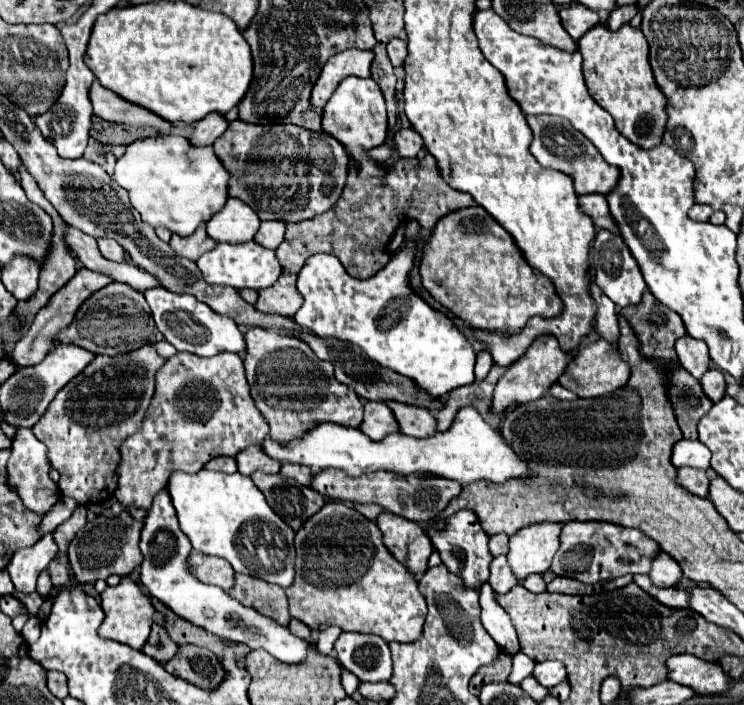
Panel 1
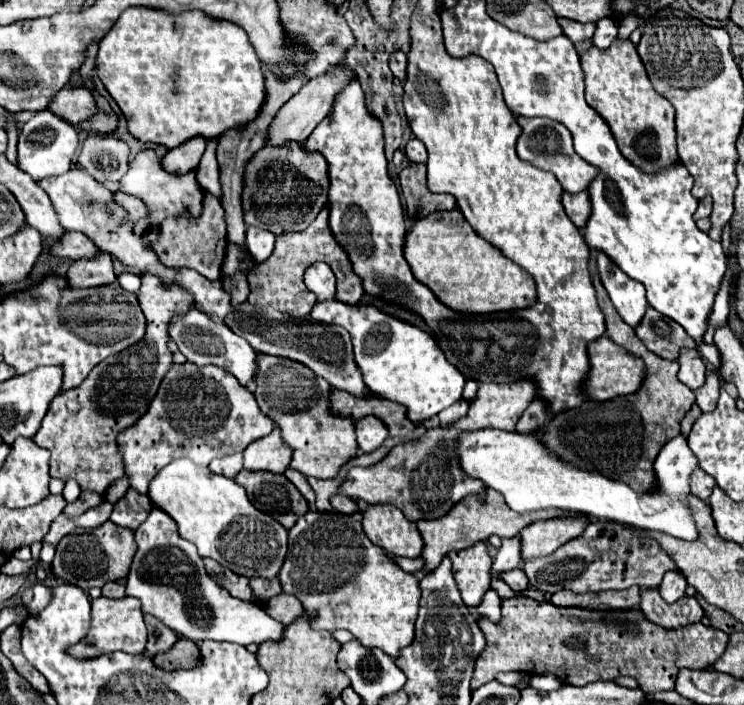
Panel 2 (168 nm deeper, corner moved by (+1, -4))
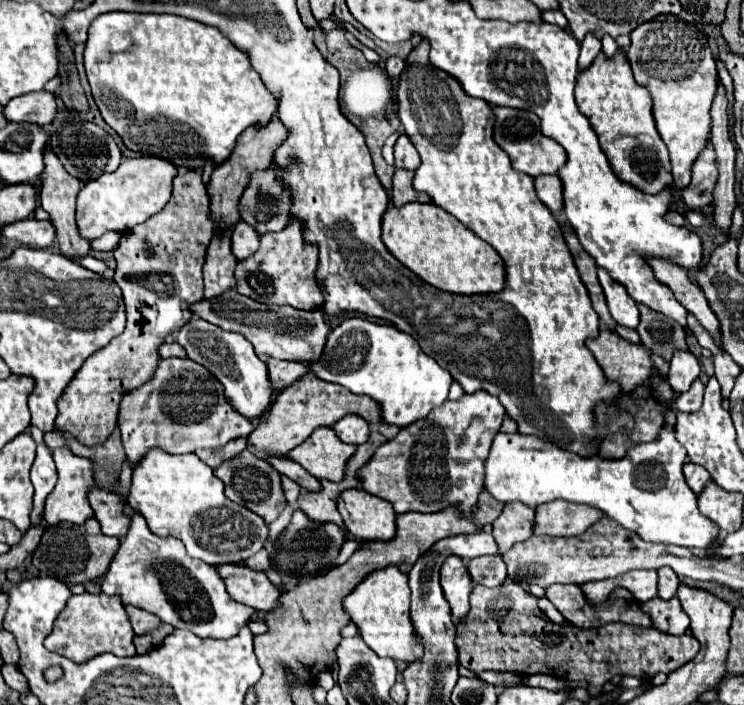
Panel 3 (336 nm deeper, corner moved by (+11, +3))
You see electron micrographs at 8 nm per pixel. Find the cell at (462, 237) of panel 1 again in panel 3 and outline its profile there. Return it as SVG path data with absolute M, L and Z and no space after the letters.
M435 204L391 206L383 214L381 224L381 238L387 250L427 284L453 294L491 294L503 290L505 266L501 256Z

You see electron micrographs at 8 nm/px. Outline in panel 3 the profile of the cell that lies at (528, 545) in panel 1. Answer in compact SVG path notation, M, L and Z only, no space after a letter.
M549 502L545 506L537 506L535 516L537 518L533 534L579 536L605 514L601 514L601 510L595 510L593 506L581 506L573 502Z

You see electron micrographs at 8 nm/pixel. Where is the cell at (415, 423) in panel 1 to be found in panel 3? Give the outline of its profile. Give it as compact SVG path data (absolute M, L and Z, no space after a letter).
M307 372L305 378L285 386L285 390L279 392L269 414L247 436L247 442L265 454L283 454L285 456L289 450L293 450L295 446L305 442L313 434L315 428L333 426L337 420L341 420L347 414L357 414L357 416L365 418L369 424L381 422L381 410L375 400L353 394L353 392L345 390L343 386L323 382L315 374Z

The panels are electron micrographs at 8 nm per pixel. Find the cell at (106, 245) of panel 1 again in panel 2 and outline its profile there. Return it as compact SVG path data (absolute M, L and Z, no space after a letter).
M67 233L59 243L53 243L51 253L69 257L69 259L83 259L83 257L97 257L99 247L83 233Z

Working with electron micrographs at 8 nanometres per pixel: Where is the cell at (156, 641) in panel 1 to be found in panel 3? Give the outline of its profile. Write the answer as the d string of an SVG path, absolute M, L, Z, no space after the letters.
M127 606L125 610L127 610L127 616L131 620L131 626L133 626L135 634L145 634L145 632L149 632L149 630L153 630L153 628L157 628L161 624L161 620L155 614L149 614L149 612L141 610L141 608Z

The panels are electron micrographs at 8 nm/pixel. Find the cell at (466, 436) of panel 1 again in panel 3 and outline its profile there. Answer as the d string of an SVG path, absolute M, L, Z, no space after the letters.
M663 428L661 438L637 444L627 450L627 454L619 460L607 458L581 458L569 450L559 448L553 442L541 440L537 436L521 436L521 434L497 434L491 446L491 454L485 462L485 490L499 502L525 502L527 506L535 508L543 502L551 502L555 498L563 498L569 502L589 504L603 510L609 518L617 520L627 530L633 530L639 538L653 544L675 544L685 548L707 548L719 538L719 526L705 518L697 510L697 496L687 486L683 478L683 464L687 458L687 450L675 440L673 430Z

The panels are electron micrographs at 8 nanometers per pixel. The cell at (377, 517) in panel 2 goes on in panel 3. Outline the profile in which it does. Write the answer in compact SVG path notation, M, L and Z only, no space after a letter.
M349 488L337 496L343 524L357 540L389 540L395 536L395 510L363 488Z

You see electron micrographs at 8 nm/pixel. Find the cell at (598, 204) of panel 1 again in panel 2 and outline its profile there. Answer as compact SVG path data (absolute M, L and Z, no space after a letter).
M587 191L583 193L563 193L563 207L569 219L577 225L579 231L583 231L583 225L587 225L587 217L591 215L591 201L587 197Z

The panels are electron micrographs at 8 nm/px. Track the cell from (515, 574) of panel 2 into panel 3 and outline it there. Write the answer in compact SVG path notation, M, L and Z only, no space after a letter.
M499 554L473 558L473 560L469 560L467 570L469 570L469 576L475 584L489 586L489 588L501 586L507 578L507 568L505 568L505 562L501 560Z

